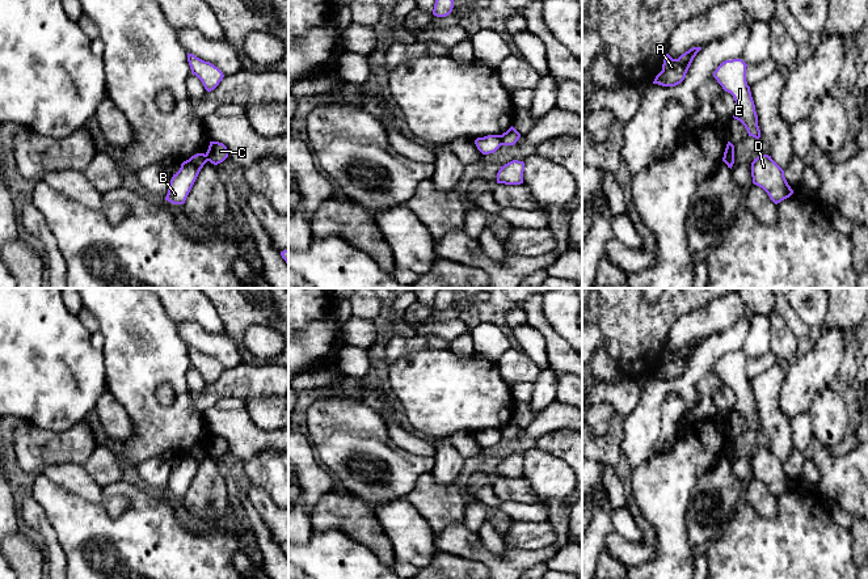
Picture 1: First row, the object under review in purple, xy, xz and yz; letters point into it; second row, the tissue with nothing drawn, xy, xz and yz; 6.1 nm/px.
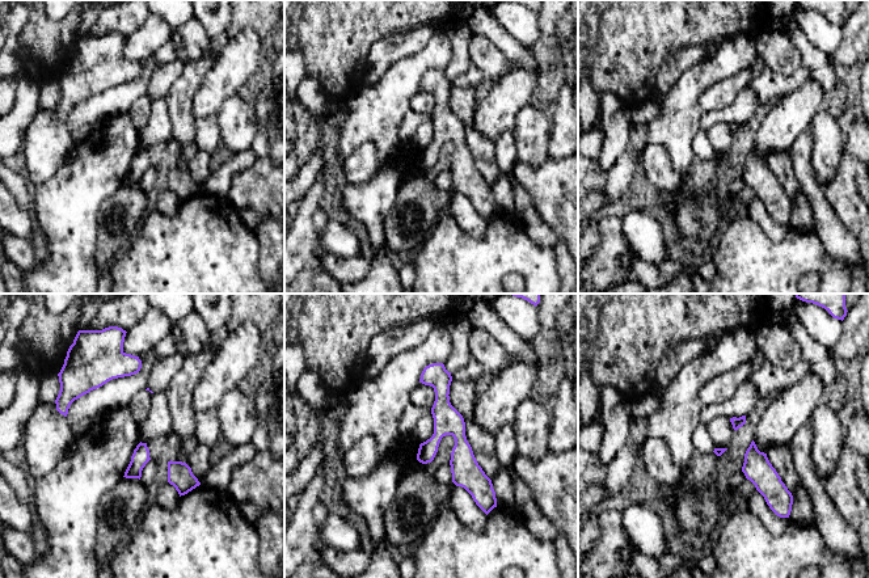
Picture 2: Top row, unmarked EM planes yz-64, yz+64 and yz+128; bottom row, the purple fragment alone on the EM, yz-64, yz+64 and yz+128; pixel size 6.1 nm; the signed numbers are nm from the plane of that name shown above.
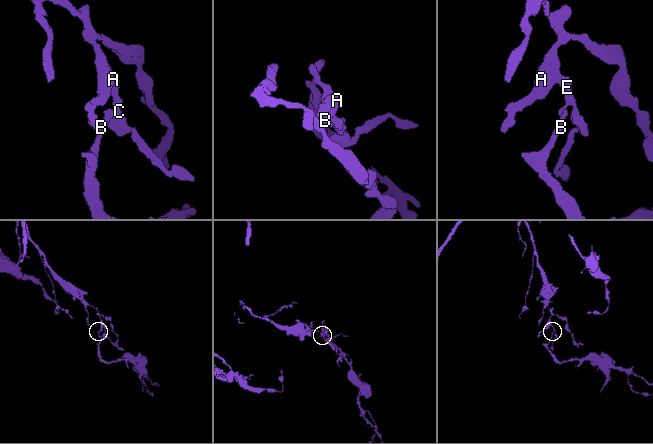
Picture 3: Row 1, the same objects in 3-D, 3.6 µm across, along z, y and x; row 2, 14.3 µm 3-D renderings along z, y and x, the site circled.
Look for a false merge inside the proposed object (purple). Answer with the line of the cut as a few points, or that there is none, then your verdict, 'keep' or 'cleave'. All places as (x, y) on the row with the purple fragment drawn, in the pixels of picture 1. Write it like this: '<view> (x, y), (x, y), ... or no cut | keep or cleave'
yz (733, 149), (723, 159) | cleave

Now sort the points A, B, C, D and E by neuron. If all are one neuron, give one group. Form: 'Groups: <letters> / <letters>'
Groups: A C D E / B

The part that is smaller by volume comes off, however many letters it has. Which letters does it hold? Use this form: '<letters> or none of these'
B

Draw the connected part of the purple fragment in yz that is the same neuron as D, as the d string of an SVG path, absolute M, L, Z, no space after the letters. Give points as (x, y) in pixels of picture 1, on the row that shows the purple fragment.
M760 155L754 159L751 177L753 183L762 187L775 204L793 194L784 177L784 170L768 155Z

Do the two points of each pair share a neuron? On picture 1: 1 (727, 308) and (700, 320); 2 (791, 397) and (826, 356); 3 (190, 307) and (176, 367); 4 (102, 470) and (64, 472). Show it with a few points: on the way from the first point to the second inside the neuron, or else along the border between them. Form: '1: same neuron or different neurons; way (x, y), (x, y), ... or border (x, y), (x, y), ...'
1: same neuron; way (720, 313), (707, 320)
2: same neuron; way (800, 387), (818, 367)
3: different neurons; border (160, 301), (167, 316), (176, 325)
4: different neurons; border (81, 465), (101, 487)

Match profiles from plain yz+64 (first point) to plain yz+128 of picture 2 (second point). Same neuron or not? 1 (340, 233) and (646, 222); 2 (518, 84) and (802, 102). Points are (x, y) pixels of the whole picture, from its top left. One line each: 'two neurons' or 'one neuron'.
1: one neuron
2: one neuron

